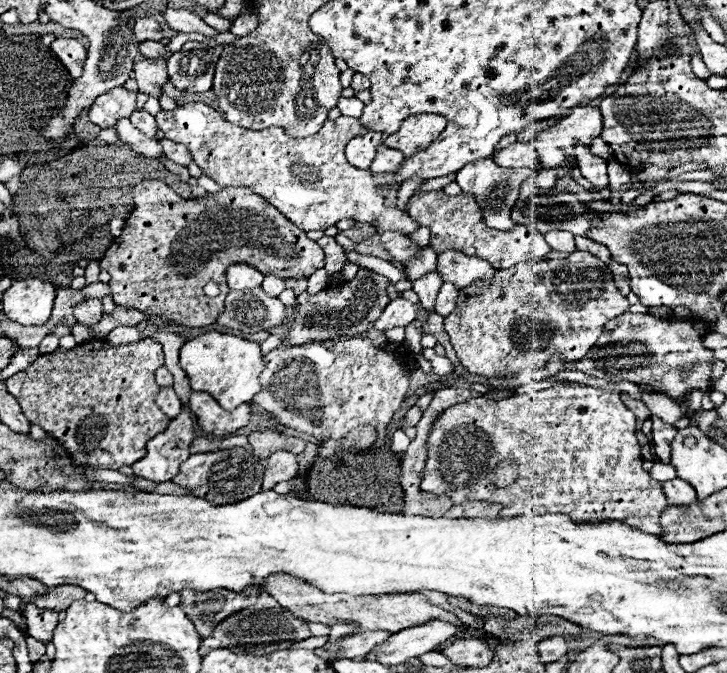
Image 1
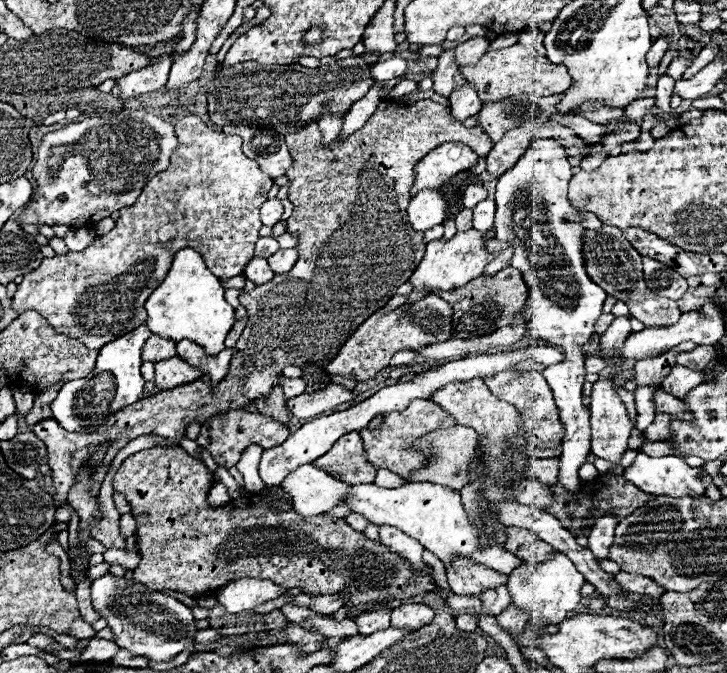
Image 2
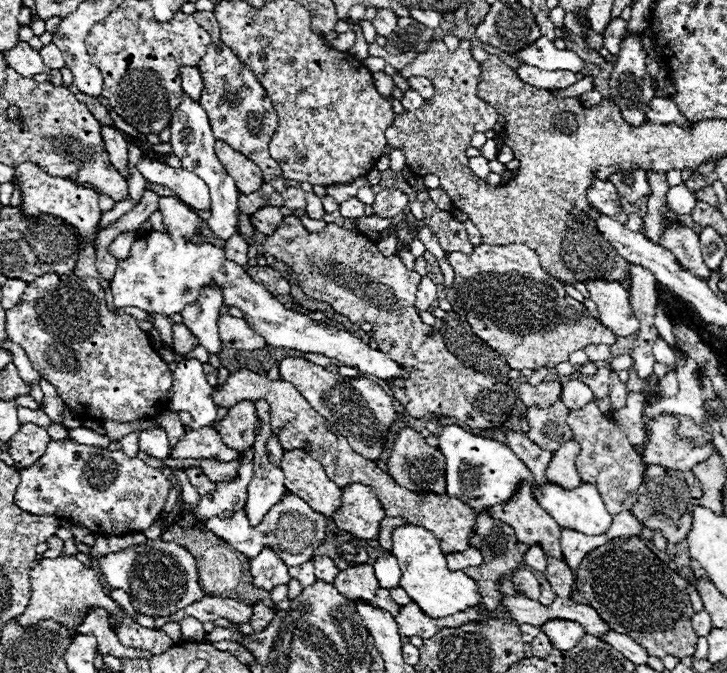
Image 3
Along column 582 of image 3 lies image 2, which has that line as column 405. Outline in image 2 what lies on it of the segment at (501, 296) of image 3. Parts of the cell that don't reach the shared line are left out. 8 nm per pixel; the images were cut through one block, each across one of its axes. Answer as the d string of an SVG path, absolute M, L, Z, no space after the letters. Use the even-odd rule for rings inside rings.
M428 294L414 304L404 304L390 314L374 314L370 316L342 346L338 356L326 366L326 372L334 376L354 374L356 380L364 382L374 378L380 370L388 366L388 360L394 352L422 348L436 342L446 342L452 336L452 308L436 294Z

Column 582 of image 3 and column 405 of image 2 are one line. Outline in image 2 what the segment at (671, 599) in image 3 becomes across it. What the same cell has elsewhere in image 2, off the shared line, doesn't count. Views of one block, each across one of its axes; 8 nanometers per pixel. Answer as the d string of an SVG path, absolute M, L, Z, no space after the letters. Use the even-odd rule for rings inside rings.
M156 446L128 456L114 474L112 488L114 492L124 494L136 518L140 564L134 570L134 580L150 588L150 592L176 590L190 598L196 598L198 594L214 596L218 588L224 588L232 580L258 578L272 580L280 588L304 588L302 592L310 596L348 594L344 606L352 608L350 612L354 616L348 618L356 620L360 612L366 612L366 608L372 608L374 604L390 604L392 600L404 600L440 590L434 578L430 578L426 572L414 570L408 560L396 556L384 544L380 546L380 542L368 540L364 534L352 530L342 518L302 518L294 510L276 512L266 504L264 498L260 498L260 494L246 494L228 502L226 506L210 508L206 502L208 490L212 488L208 468L188 456L180 446Z

